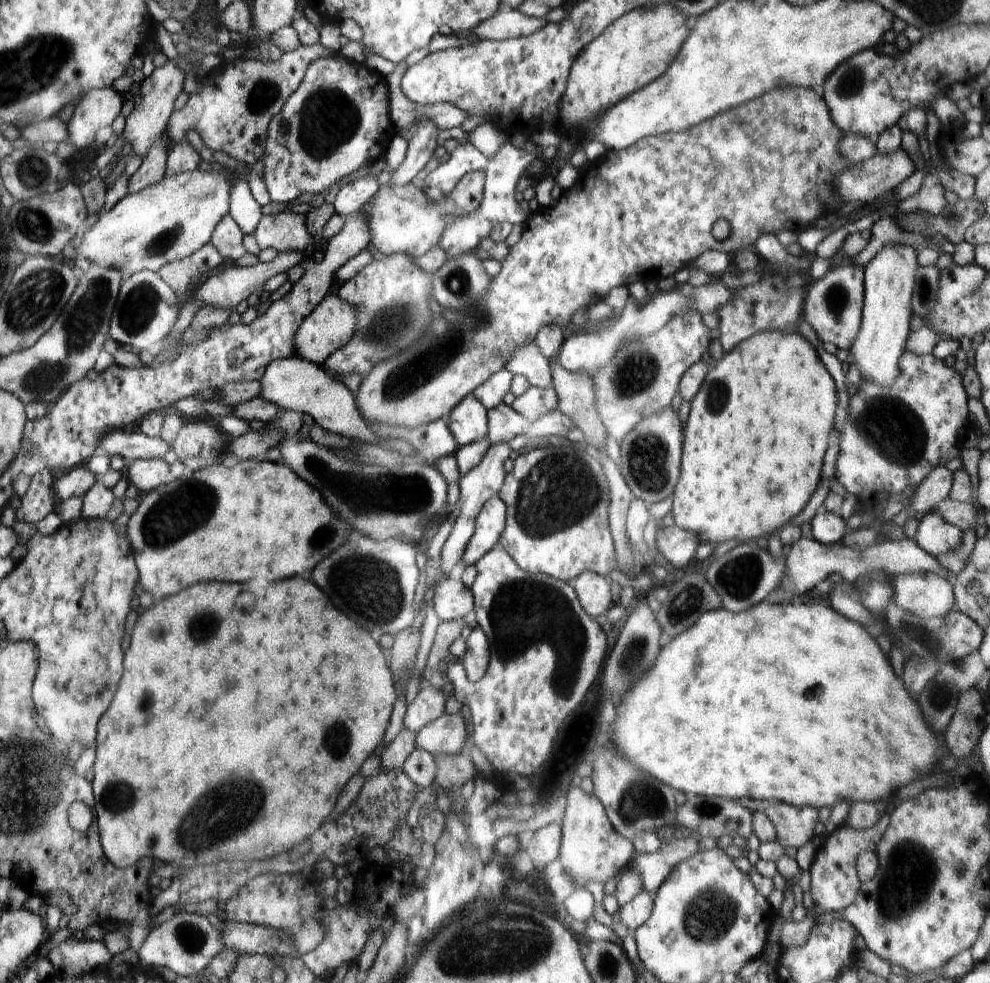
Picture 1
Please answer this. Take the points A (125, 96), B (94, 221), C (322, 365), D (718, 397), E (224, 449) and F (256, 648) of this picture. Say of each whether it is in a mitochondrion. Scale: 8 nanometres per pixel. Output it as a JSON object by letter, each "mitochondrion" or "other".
{"A":"other","B":"other","C":"other","D":"mitochondrion","E":"other","F":"other"}

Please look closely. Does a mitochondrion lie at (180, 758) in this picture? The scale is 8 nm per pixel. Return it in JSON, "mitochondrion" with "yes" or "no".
{"mitochondrion":"no"}

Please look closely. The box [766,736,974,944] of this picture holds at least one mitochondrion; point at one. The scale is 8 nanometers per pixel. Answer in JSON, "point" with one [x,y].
{"point":[911,872]}

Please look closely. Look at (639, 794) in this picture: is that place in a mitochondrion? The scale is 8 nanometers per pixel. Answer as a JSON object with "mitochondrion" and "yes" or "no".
{"mitochondrion":"yes"}

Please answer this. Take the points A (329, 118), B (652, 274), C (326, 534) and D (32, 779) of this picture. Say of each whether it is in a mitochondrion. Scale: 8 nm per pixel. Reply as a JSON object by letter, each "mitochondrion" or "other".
{"A":"mitochondrion","B":"other","C":"mitochondrion","D":"mitochondrion"}

